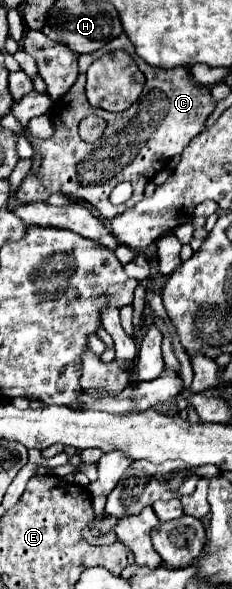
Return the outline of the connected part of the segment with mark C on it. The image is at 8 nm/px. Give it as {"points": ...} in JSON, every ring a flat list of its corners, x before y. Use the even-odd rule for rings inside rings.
{"points":[[93,55,79,57,77,81,53,105,53,111,49,113,53,123,53,135,49,139,33,137,33,149,41,155,41,161,39,167,31,169,27,177,21,181,17,197,21,203,29,203,45,201,51,193,63,193,71,199,91,205,101,217,111,219,113,215,137,205,137,201,143,199,145,185,153,181,159,171,169,167,171,157,181,155,189,141,205,129,207,117,215,109,215,99,211,95,211,87,195,83,187,67,157,69,147,65,143,59,135,59,137,67,147,79,147,85,143,87,139,101,133,103,129,111,107,113,103,109,91,107,83,91,85,71,91,65,91,61],[93,113,107,121,107,129,103,137,95,143,85,143,77,131,79,117,87,117],[121,181,131,181,133,197,121,205,113,205,109,201,109,193]]}

